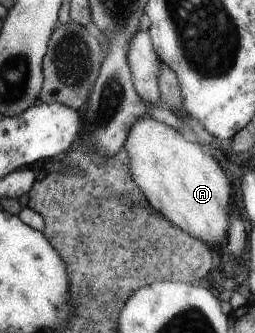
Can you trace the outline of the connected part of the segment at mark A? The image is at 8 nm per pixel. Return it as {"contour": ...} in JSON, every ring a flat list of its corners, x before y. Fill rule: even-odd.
{"contour":[[143,116,135,122,124,149,130,155,134,180,154,210,207,246,223,240,229,226,229,210,233,210,231,206,235,204,233,185,207,147,187,142,175,128,151,116]]}

